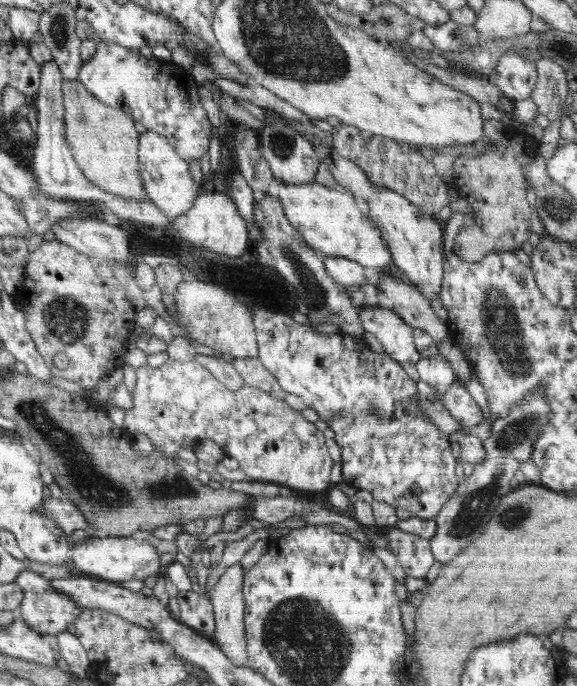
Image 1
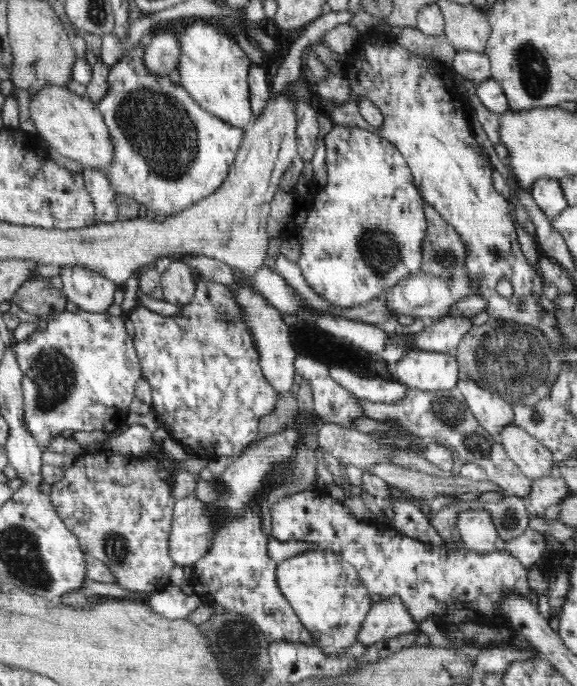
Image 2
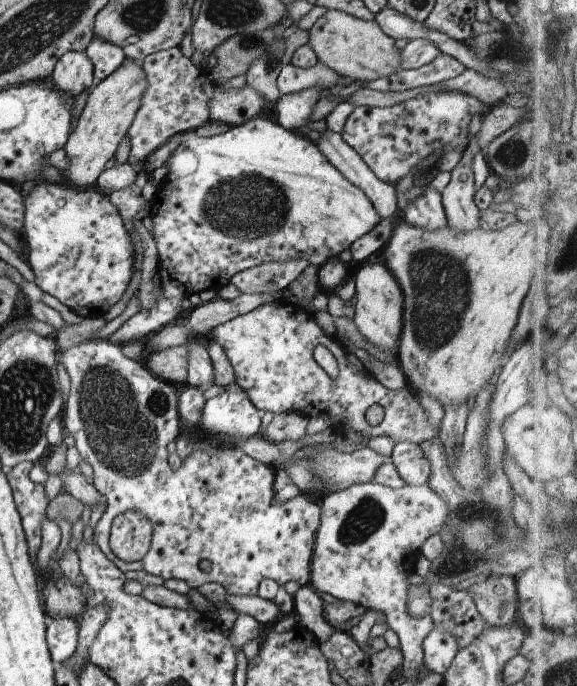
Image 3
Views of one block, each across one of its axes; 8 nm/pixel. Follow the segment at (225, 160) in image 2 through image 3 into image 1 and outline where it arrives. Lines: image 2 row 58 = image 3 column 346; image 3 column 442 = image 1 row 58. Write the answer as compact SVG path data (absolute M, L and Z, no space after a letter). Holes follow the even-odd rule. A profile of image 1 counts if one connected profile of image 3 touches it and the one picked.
M102 42L97 46L92 59L83 64L77 80L98 101L112 108L122 109L132 117L132 120L141 122L148 131L166 137L177 150L177 154L187 162L193 159L200 162L205 153L209 152L212 124L200 102L200 86L192 80L188 72L172 61L160 62L154 57L142 56L139 50L128 49L117 43Z

